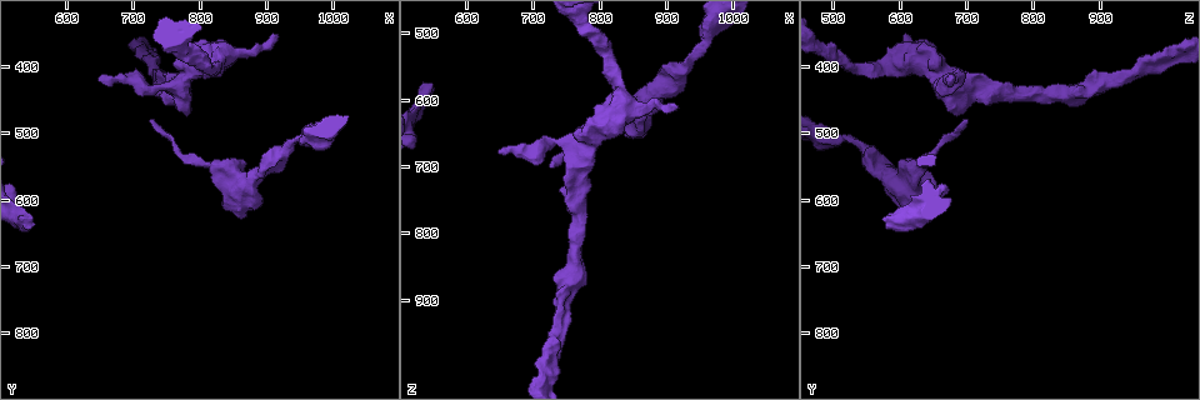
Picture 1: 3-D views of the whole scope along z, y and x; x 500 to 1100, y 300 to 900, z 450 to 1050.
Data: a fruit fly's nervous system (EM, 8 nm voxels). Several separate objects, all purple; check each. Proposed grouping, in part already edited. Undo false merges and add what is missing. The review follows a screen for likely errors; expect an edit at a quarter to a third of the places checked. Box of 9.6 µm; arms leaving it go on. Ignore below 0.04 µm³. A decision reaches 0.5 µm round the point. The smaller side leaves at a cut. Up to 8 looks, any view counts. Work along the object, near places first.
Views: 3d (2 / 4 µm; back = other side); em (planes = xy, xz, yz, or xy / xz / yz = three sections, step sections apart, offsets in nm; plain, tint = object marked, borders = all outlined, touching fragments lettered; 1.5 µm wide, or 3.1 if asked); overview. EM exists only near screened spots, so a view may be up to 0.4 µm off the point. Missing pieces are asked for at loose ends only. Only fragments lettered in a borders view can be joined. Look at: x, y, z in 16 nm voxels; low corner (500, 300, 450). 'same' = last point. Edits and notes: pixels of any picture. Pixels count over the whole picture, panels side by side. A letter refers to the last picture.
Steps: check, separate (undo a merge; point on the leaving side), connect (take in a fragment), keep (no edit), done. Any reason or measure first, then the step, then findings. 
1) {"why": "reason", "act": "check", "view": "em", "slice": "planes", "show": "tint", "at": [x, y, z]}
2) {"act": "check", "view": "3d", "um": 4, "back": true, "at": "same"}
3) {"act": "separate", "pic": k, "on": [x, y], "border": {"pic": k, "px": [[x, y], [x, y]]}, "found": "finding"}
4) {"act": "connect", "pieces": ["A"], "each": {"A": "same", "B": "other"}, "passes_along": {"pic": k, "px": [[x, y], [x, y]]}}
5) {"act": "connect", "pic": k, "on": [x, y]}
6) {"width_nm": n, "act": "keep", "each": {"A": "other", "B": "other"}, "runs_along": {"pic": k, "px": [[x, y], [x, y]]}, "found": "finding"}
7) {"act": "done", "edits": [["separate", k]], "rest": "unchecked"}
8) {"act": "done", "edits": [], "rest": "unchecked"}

{"why": "free end", "act": "check", "view": "3d", "um": 2, "at": [725, 485, 700]}

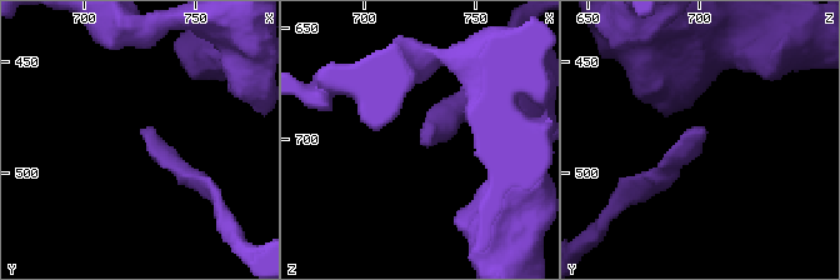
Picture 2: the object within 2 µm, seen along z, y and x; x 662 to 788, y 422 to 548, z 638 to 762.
{"act": "check", "view": "em", "slice": "planes", "show": "borders", "at": [729, 481, 703]}

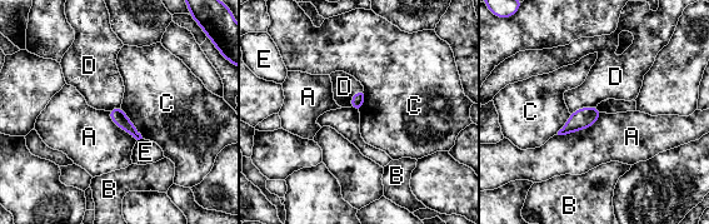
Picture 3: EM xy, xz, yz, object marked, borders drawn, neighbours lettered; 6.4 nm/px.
{"longest_contact_nm": ["A", 320], "act": "keep", "each": {"A": "other", "B": "other", "C": "other", "D": "other", "E": "other"}, "border": {"pic": 3, "px": [[121, 106], [121, 110], [143, 138]]}, "found": "no lettered fragment goes on from it"}

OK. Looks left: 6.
{"why": "free end", "act": "check", "view": "em", "slice": "xz", "step": 4, "show": "tint", "at": [920, 355, 615]}

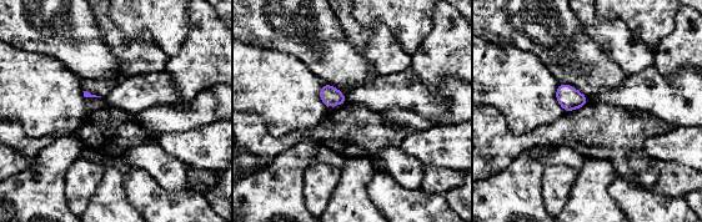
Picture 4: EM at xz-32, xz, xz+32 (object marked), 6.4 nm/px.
{"why": "cut it another way", "act": "check", "view": "em", "slice": "planes", "show": "borders", "at": "same"}

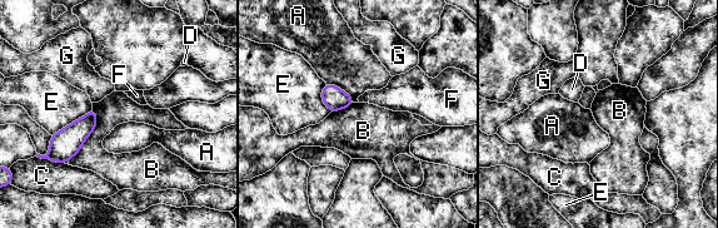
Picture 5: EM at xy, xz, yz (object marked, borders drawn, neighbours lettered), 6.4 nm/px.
{"longest_contact_nm": ["B", 400], "act": "keep", "each": {"A": "other", "B": "other", "C": "other", "D": "other", "E": "other", "F": "other", "G": "other"}, "found": "none of them fits"}

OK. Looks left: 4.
{"why": "free end", "act": "check", "view": "3d", "um": 2, "at": [550, 625, 575]}

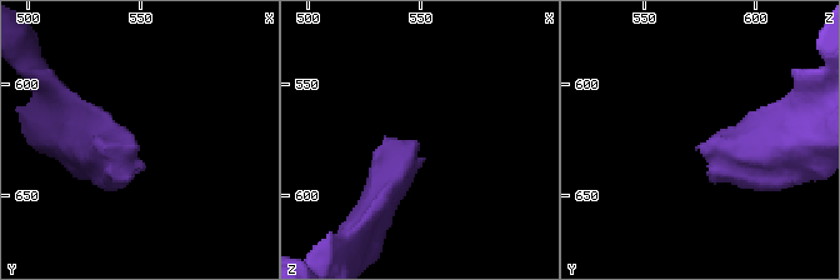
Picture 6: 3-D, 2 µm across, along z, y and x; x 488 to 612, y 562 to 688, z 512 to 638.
{"why": "need the tissue", "act": "check", "view": "em", "slice": "yz", "step": 8, "show": "tint", "at": [546, 628, 575]}

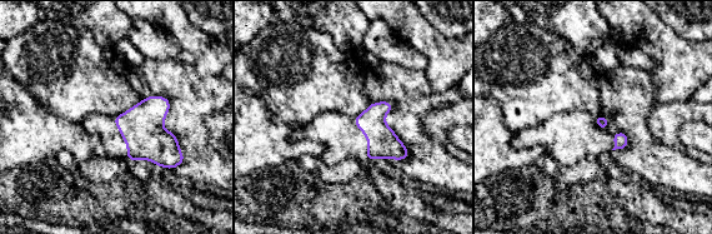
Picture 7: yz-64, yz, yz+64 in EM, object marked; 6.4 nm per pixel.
{"why": "another direction", "act": "check", "view": "em", "slice": "planes", "show": "borders", "at": "same"}

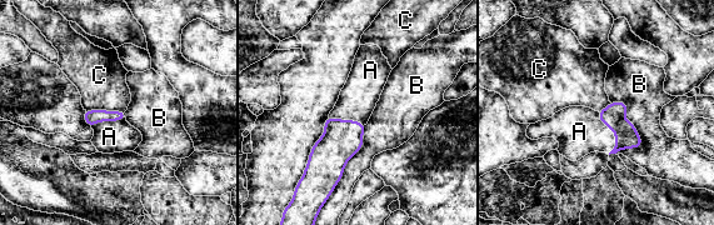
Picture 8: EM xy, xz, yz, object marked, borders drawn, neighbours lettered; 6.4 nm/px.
{"act": "connect", "pic": 8, "on": [579, 131], "each": {"A": "same", "B": "other", "C": "other"}, "passes_along": {"pic": 8, "px": [[627, 136], [613, 130], [579, 131]]}, "found": "it goes on there"}

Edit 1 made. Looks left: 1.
{"act": "done", "edits": [["connect", 8]], "rest": "unchecked"}

